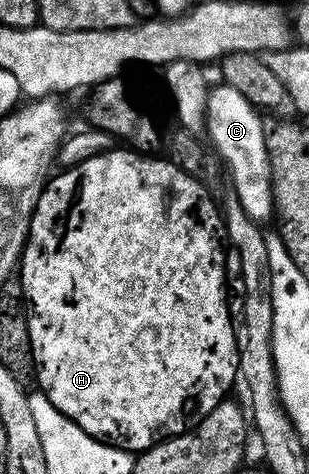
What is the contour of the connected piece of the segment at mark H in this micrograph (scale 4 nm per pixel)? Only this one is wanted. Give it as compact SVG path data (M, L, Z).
M113 148L74 167L65 168L42 188L41 197L34 207L34 216L30 219L30 234L26 236L26 247L20 260L21 298L28 308L26 324L28 337L32 341L36 383L42 386L39 387L41 394L48 397L60 414L66 415L93 439L101 439L122 451L141 453L155 443L187 430L195 420L208 414L229 396L226 394L230 386L234 379L236 383L239 378L238 337L235 320L230 320L230 307L226 304L226 255L222 252L220 207L214 204L215 196L200 185L200 181L188 177L188 173L179 171L177 165L165 158L156 159L157 156L123 148Z

